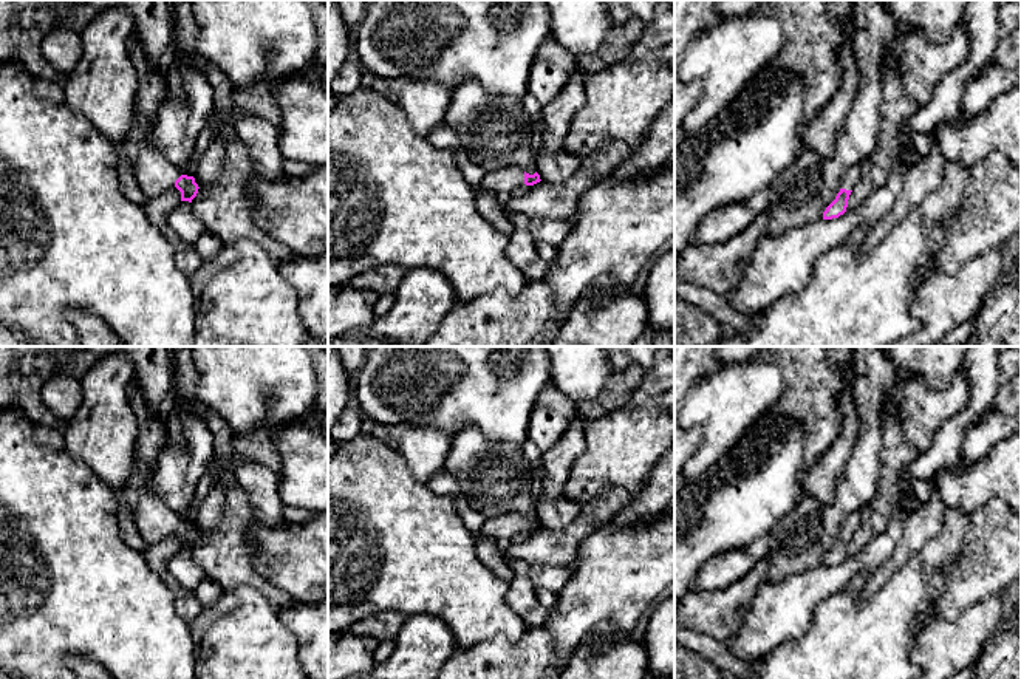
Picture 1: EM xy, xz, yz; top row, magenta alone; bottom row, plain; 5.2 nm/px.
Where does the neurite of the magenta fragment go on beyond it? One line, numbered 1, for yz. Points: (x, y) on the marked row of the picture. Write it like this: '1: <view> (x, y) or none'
1: yz (853, 175)

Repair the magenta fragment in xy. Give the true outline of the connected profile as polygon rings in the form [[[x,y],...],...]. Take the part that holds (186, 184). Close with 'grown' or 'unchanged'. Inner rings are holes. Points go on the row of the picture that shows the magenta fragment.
[[[133,121],[127,138],[118,145],[119,155],[130,164],[147,198],[156,198],[175,186],[181,201],[192,203],[200,189],[195,178],[184,175],[150,144],[152,130],[153,125]]]; grown

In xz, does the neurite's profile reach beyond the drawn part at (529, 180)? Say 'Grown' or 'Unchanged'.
Grown

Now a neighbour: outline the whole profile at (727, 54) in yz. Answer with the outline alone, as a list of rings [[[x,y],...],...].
[[[760,8],[746,17],[716,19],[687,45],[679,68],[684,82],[701,82],[702,93],[687,114],[685,135],[704,130],[747,84],[778,54],[783,45],[778,19]]]

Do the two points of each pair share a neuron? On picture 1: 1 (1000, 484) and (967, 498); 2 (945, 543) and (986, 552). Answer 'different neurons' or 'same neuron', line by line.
1: same neuron
2: different neurons

